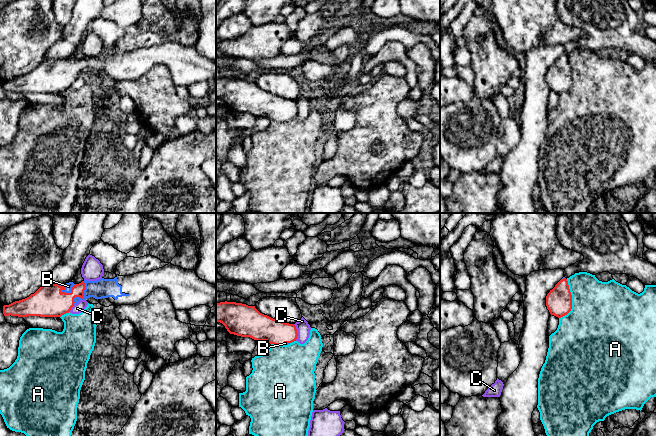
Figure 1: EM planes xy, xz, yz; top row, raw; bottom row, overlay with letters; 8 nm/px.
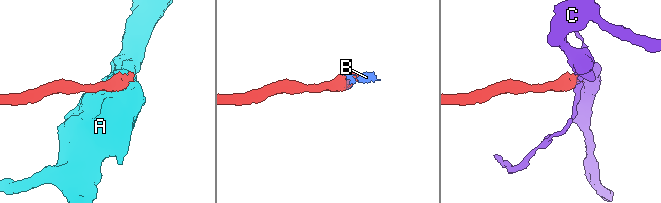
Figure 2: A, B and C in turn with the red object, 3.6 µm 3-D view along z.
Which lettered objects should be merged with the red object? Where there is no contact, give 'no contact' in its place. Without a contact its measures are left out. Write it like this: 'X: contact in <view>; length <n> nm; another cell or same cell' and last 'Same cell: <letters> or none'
A: contact in yz; length 320 nm; another cell
B: contact in xy; length 160 nm; same cell
C: contact in xz; length 140 nm; another cell
Same cell: B

